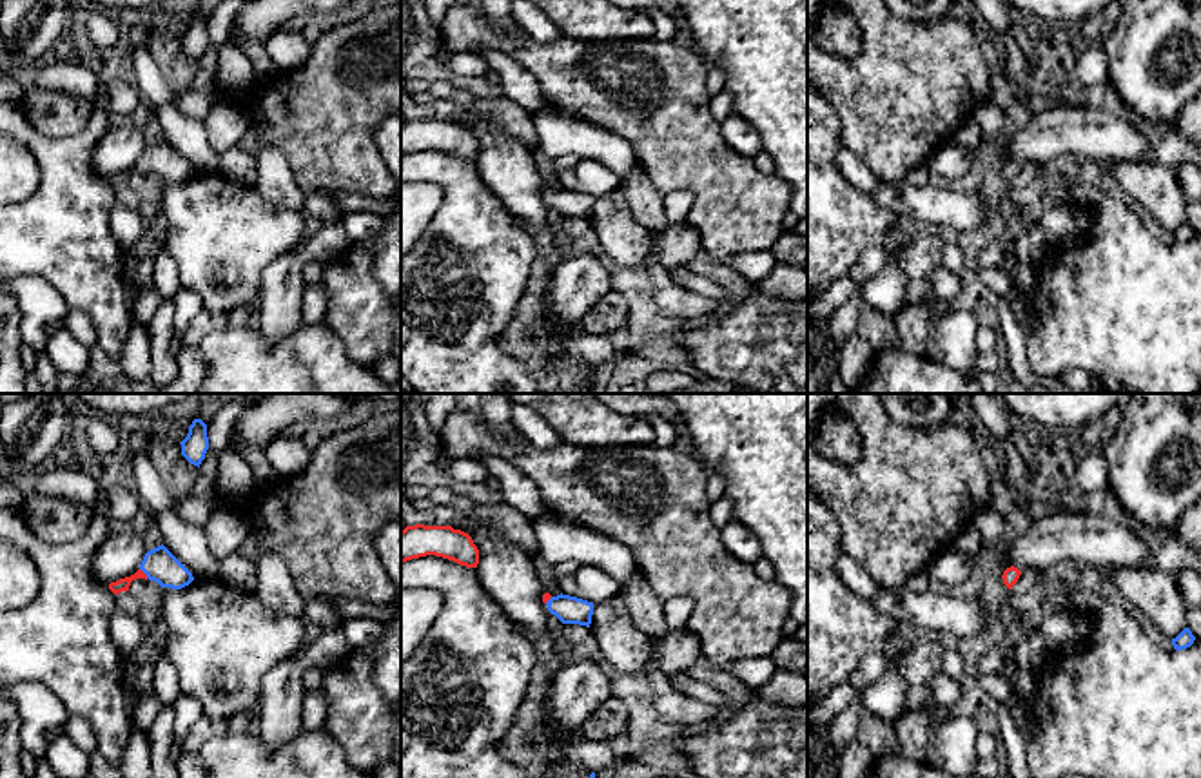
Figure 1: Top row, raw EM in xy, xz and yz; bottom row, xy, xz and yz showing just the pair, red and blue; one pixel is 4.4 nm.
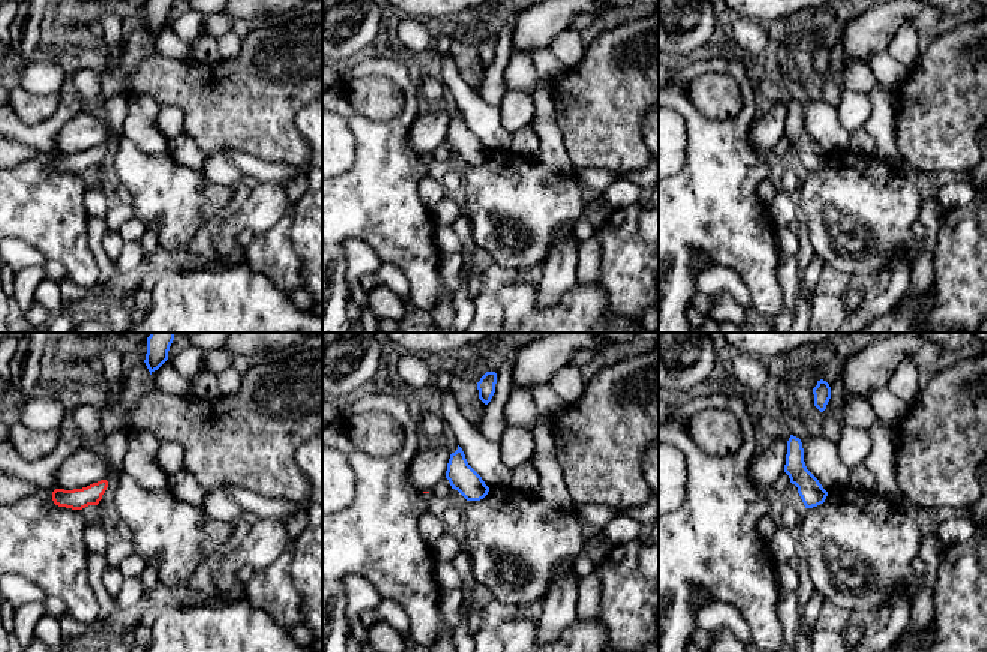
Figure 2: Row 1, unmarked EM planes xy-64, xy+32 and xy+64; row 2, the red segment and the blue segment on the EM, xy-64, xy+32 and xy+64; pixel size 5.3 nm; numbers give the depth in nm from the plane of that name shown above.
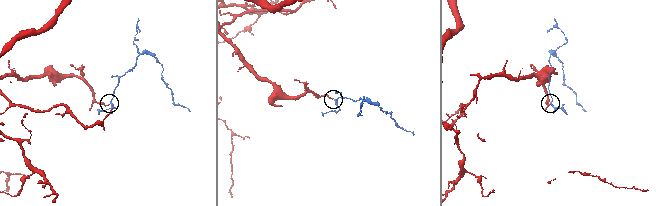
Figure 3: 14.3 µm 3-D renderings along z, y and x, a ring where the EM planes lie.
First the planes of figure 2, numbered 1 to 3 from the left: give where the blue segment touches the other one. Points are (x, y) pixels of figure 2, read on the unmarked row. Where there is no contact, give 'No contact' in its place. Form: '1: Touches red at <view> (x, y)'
1: No contact
2: No contact
3: No contact

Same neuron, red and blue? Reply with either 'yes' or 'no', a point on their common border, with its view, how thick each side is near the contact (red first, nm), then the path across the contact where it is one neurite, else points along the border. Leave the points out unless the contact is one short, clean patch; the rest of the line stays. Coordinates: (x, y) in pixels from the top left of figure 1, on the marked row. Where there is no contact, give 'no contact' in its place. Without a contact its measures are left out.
yes | xy (144, 573) | 60/150 nm | across xy (122, 584), (144, 573), (158, 564)

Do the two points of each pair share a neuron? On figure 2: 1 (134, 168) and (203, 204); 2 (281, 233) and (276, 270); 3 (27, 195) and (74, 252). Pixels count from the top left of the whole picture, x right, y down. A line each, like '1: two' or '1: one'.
1: one
2: one
3: one

